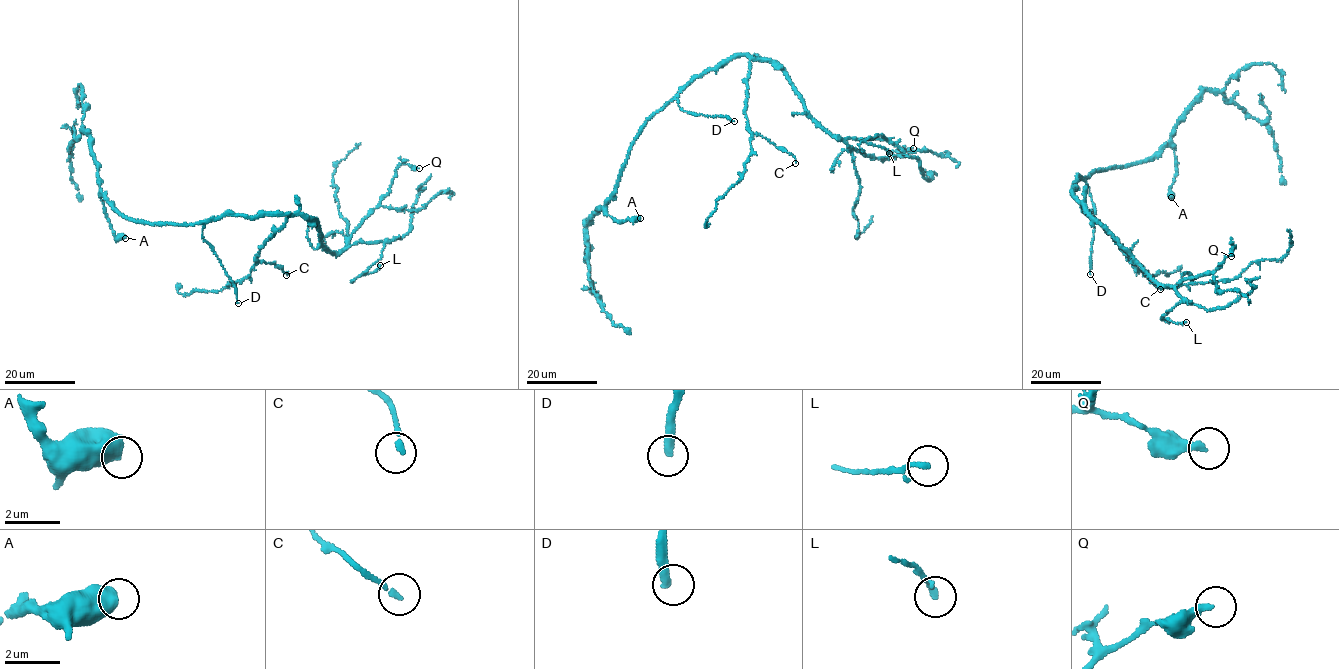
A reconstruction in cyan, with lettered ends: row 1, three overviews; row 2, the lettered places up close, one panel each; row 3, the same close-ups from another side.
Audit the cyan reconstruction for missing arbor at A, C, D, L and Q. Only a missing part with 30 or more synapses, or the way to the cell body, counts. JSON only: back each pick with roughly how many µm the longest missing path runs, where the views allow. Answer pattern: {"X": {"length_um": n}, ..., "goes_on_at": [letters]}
{"D": {"length_um": 35}, "goes_on_at": ["D"]}

